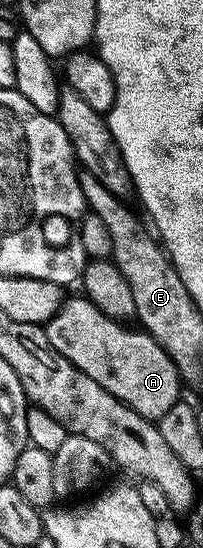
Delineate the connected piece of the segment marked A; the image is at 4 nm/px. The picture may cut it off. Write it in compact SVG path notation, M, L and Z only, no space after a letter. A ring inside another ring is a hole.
M79 296L72 300L71 297L64 299L59 312L47 321L45 331L49 342L60 354L69 358L77 370L89 374L97 386L109 390L113 398L147 420L158 422L181 400L181 377L173 358L147 331L138 327L126 328L122 319L106 316L92 300Z

